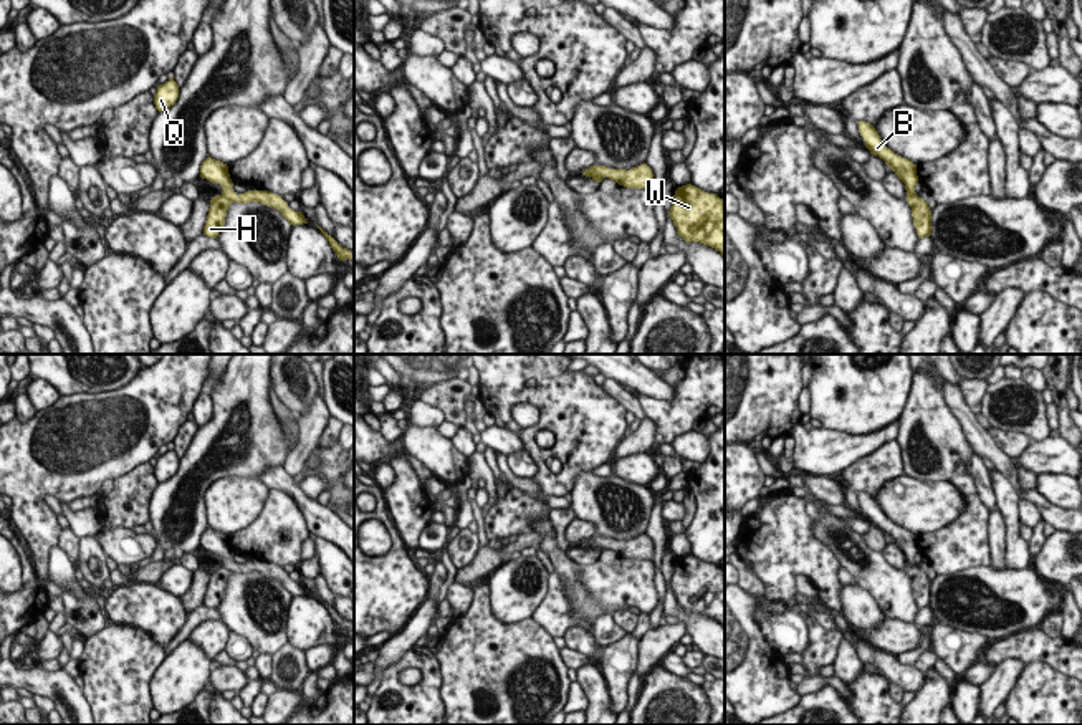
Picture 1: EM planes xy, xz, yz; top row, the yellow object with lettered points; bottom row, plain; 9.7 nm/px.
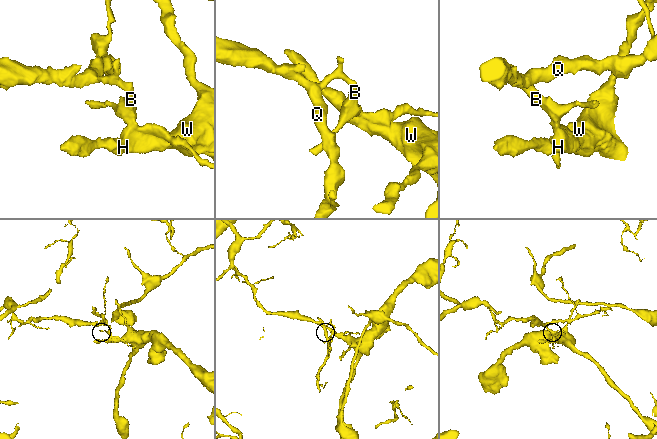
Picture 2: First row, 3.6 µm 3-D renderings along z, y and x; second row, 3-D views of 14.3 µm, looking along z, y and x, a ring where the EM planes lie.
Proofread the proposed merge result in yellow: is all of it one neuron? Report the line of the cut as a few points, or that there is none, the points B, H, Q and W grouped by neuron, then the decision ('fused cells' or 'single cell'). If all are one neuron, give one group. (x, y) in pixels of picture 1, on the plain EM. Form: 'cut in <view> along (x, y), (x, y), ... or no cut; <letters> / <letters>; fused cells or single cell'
cut in xz along (594, 537), (603, 548); B Q / H W; fused cells

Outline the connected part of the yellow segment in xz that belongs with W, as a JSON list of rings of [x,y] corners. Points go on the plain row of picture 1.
[[[687,555],[675,561],[668,586],[685,612],[700,612],[725,627],[725,569]]]

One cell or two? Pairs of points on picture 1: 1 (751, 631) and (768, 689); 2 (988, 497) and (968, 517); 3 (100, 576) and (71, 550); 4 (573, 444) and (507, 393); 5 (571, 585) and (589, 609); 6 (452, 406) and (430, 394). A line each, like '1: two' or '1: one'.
1: one
2: two
3: two
4: one
5: one
6: one

